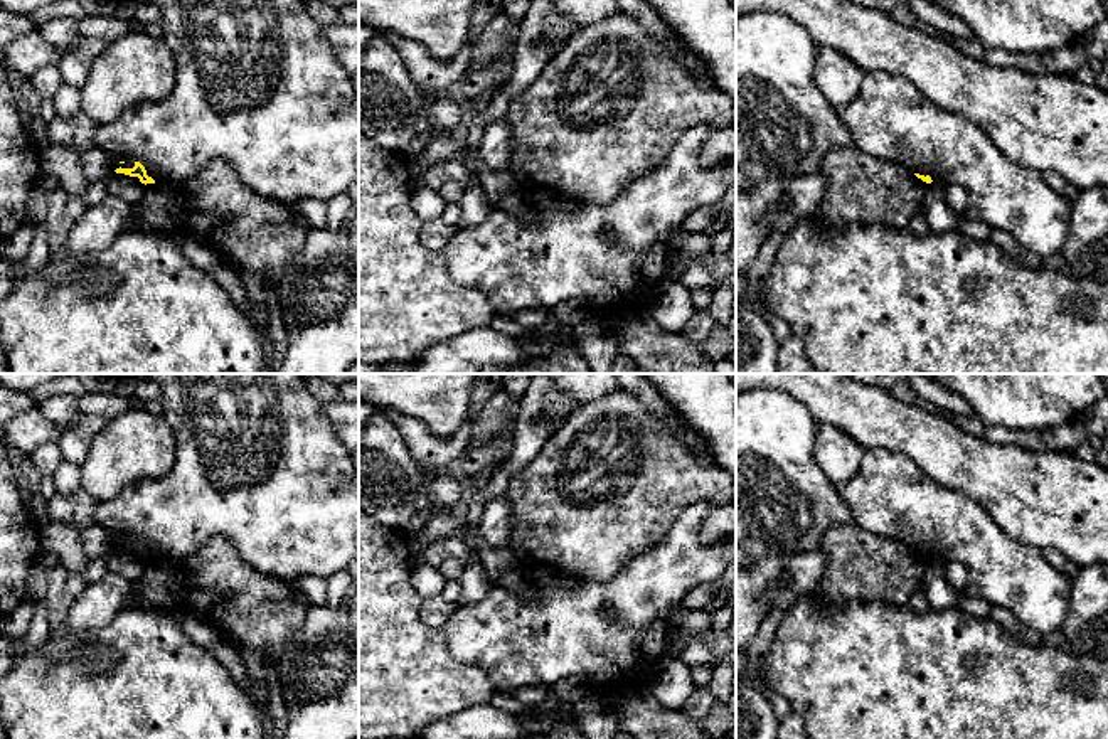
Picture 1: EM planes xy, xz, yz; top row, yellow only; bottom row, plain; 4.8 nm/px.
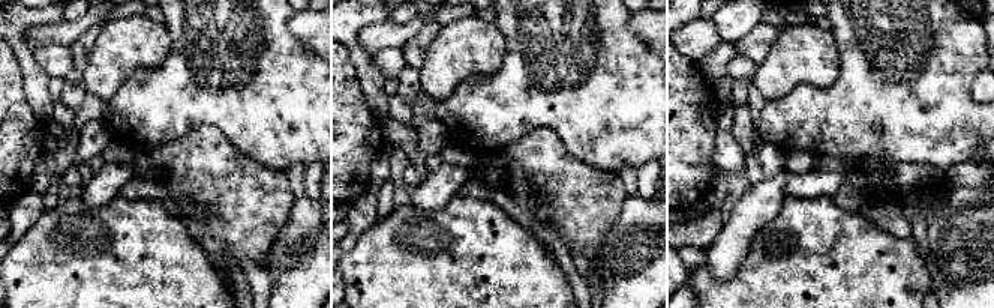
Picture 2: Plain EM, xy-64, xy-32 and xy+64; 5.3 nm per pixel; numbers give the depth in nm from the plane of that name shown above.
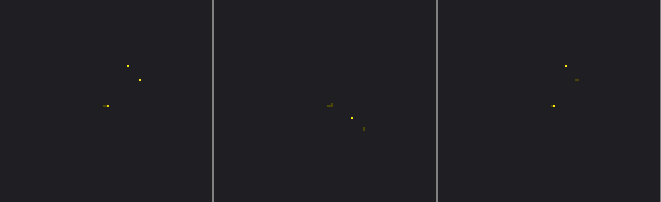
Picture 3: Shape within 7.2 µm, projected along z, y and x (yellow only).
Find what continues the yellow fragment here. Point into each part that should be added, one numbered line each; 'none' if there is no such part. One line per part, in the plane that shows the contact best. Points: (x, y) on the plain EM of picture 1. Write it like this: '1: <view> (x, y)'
1: xy (256, 460)

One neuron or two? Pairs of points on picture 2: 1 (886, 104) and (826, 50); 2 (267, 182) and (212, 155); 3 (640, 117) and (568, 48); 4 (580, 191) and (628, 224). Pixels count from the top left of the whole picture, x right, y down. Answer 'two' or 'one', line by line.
1: two
2: one
3: one
4: two

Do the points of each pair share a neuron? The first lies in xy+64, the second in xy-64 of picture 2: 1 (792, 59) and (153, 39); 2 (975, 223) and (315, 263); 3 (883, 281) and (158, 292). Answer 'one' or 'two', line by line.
1: one
2: one
3: one

